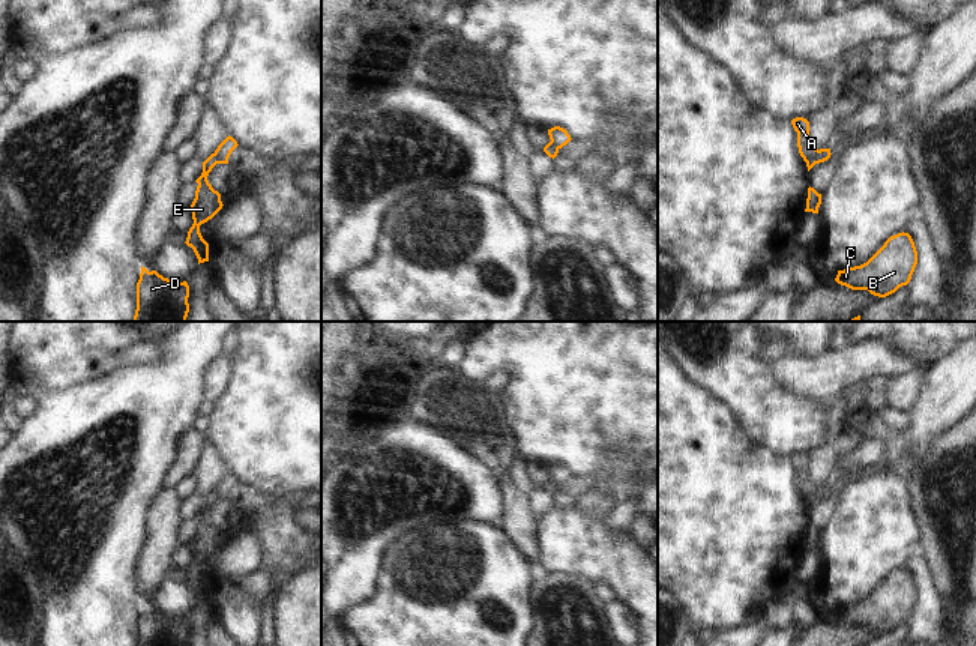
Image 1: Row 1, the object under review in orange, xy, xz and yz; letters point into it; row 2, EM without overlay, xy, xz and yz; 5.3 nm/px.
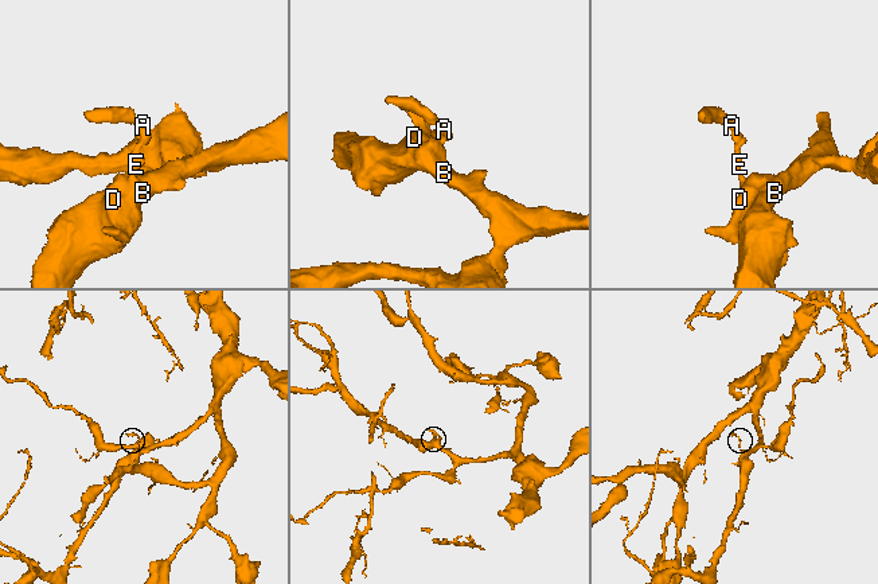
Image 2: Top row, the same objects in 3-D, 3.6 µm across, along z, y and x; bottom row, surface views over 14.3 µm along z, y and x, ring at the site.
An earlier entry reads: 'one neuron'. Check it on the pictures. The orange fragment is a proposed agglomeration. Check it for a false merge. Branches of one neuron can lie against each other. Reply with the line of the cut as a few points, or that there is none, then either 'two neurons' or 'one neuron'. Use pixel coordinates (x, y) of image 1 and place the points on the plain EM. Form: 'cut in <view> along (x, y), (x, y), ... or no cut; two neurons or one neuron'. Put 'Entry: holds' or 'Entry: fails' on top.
Entry: fails
cut in yz along (819, 487), (807, 499); two neurons

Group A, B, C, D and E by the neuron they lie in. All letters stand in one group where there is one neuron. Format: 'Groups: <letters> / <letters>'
Groups: A / B C D E

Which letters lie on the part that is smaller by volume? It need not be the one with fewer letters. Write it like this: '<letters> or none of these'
A

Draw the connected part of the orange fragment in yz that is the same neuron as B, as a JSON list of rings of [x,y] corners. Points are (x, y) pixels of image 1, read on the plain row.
[[[908,569],[890,572],[863,601],[838,607],[835,617],[851,626],[868,626],[886,634],[907,622],[917,601],[917,587]]]

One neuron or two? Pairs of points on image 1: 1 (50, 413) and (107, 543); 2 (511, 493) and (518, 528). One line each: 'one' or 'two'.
1: one
2: one

